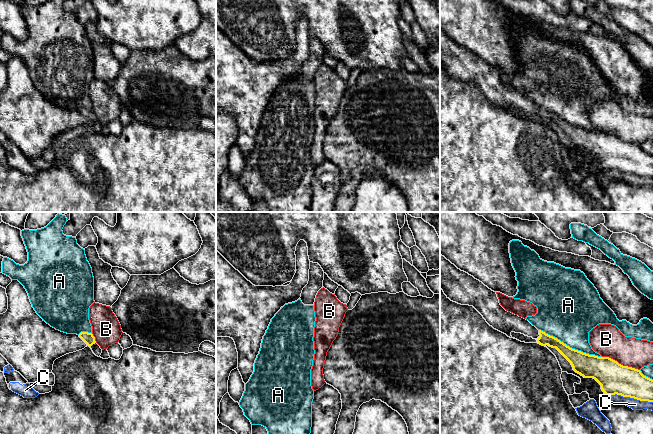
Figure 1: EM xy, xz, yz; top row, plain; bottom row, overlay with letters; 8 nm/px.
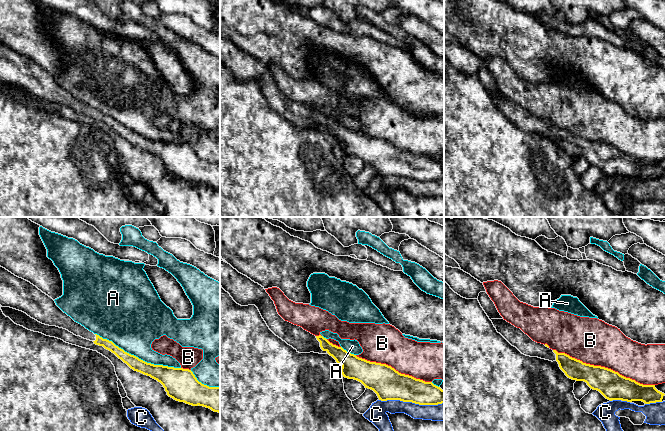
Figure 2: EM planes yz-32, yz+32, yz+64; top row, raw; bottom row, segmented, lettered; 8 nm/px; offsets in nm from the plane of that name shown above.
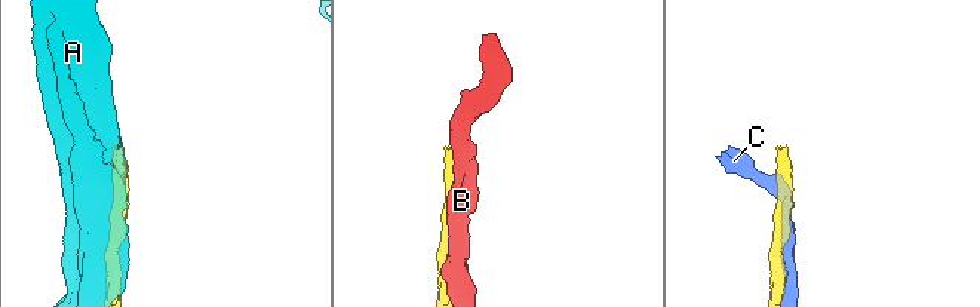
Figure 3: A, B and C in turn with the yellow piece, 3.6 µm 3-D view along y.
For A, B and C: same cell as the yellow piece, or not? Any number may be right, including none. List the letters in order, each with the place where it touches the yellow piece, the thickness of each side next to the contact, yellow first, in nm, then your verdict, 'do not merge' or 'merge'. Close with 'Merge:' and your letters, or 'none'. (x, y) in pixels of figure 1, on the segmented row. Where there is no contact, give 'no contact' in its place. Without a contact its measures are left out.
A: yz (569, 347) | 190/400 nm | do not merge
B: yz (620, 364) | 260/260 nm | do not merge
C: yz (630, 397) | 260/90 nm | do not merge
Merge: none

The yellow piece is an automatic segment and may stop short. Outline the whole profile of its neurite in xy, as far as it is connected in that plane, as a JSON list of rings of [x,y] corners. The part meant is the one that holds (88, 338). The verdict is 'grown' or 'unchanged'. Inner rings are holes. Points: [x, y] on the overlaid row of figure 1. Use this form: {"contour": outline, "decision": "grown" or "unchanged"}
{"contour": [[[81,332],[79,334],[79,337],[87,344],[87,346],[89,346],[93,353],[100,357],[101,353],[102,353],[102,349],[100,348],[100,346],[96,343],[95,341],[95,337],[93,336],[92,333],[88,333],[88,332]]], "decision": "grown"}

